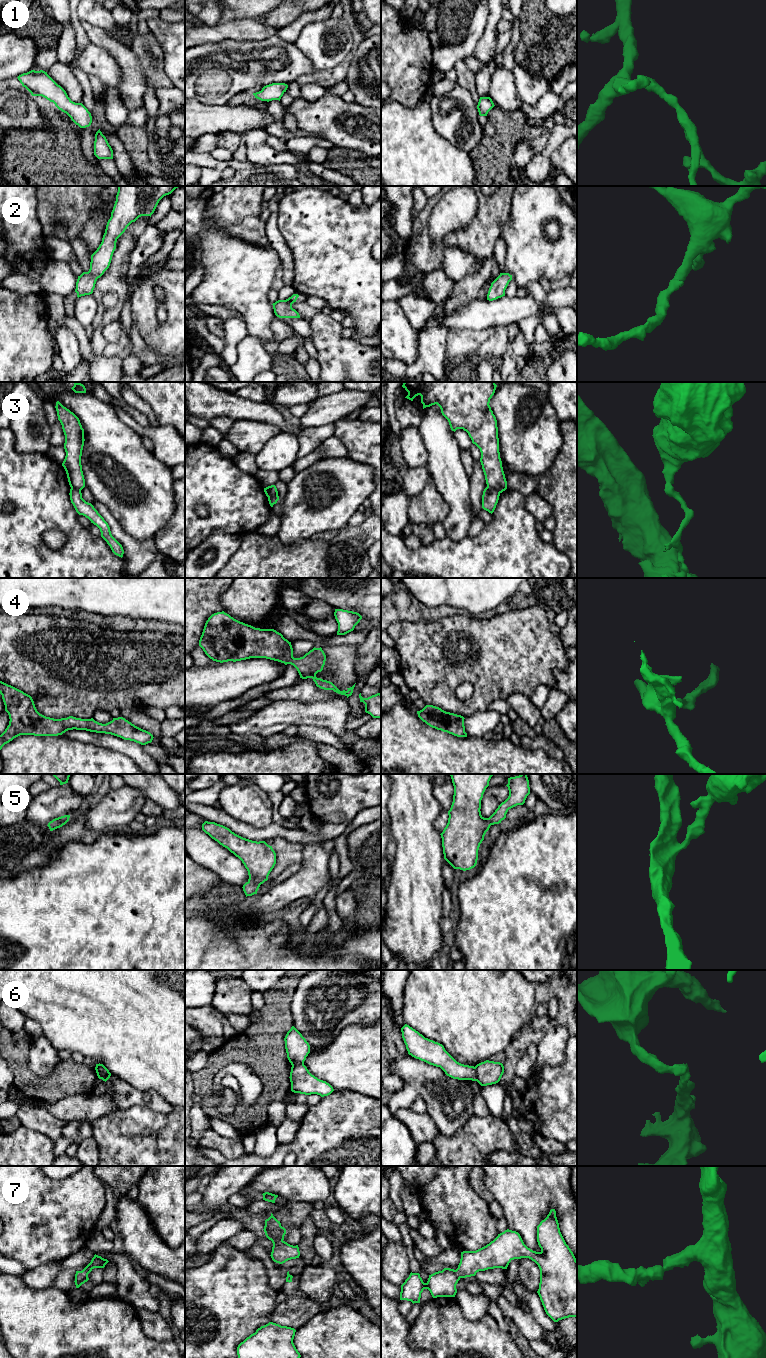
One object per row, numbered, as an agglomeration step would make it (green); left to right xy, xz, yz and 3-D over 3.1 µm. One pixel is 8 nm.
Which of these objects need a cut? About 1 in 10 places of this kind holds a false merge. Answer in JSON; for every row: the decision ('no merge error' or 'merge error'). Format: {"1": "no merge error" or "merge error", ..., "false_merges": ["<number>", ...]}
{"1": "no merge error", "2": "no merge error", "3": "merge error", "4": "no merge error", "5": "no merge error", "6": "merge error", "7": "no merge error", "false_merges": ["3", "6"]}

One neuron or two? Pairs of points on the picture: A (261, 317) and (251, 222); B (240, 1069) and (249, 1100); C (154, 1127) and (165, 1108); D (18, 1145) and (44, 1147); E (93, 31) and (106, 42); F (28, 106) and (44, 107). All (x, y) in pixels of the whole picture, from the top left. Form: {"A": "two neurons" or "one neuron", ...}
{"A": "two neurons", "B": "one neuron", "C": "two neurons", "D": "one neuron", "E": "one neuron", "F": "two neurons"}

